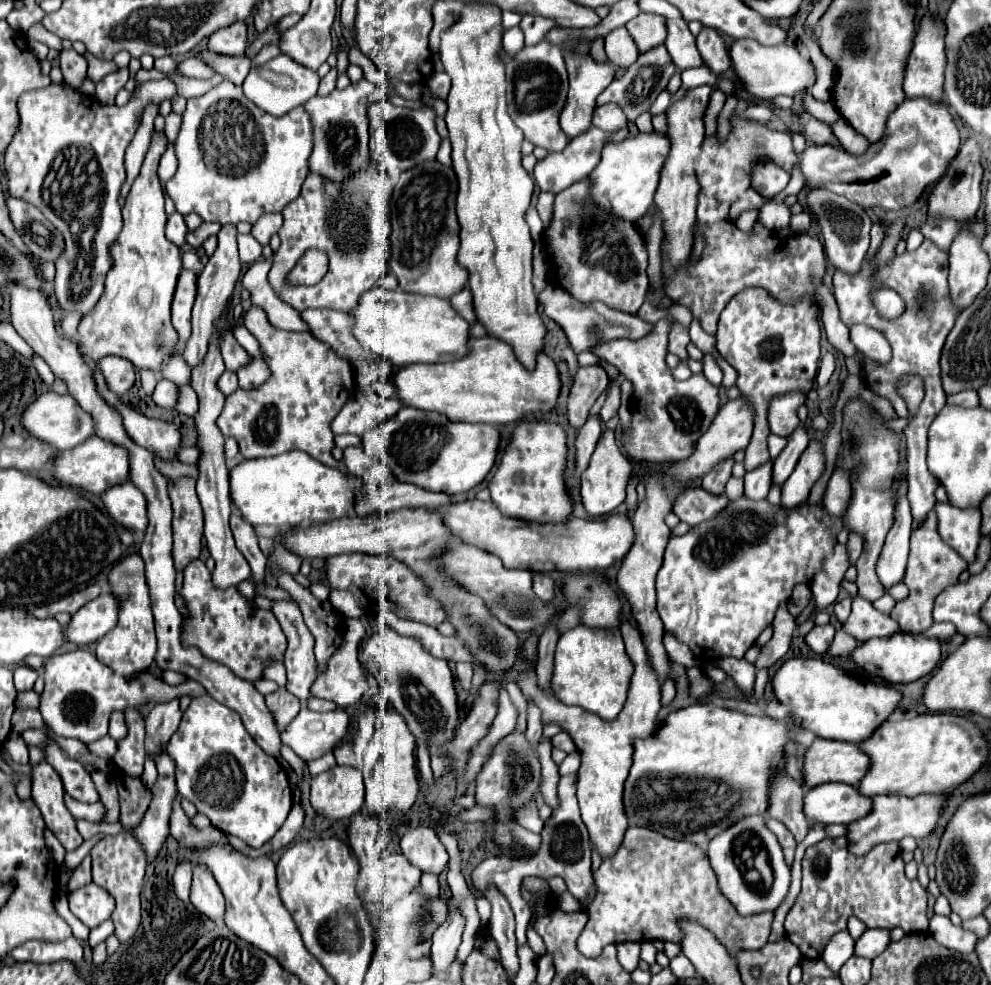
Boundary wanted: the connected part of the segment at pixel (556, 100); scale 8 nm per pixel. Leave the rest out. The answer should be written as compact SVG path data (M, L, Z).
M550 42L524 46L520 52L514 54L514 58L510 58L510 62L506 62L506 82L508 114L512 122L524 132L524 138L534 146L546 148L548 152L562 152L570 142L568 134L564 134L558 124L568 92L568 76L564 68L562 48Z

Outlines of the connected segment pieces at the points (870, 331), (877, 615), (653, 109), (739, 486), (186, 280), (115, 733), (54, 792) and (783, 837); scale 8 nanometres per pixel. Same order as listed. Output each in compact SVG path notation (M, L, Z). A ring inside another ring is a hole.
M858 324L850 328L850 340L856 346L858 352L864 354L864 358L868 358L870 362L874 362L876 366L884 366L890 362L890 344L888 340L874 328Z
M856 596L852 602L852 614L844 624L844 630L858 638L858 642L866 642L874 636L892 636L898 632L898 624L890 614L878 612L868 600Z
M664 90L658 98L656 98L656 102L650 106L650 114L652 116L658 116L658 114L662 114L662 112L666 112L668 110L668 106L670 106L670 94Z
M732 476L732 478L726 482L726 490L724 490L724 494L732 500L732 498L738 498L742 492L744 492L744 480Z
M182 270L178 276L174 300L172 300L172 326L180 336L180 346L190 338L190 318L196 300L196 274L192 270Z
M112 712L112 716L110 716L110 726L108 726L108 734L110 734L114 740L124 738L124 734L126 734L126 722L124 722L122 712Z
M42 758L38 764L32 764L32 800L38 804L46 826L56 834L66 850L74 850L82 844L76 822L64 806L62 778L46 762L46 758Z
M768 818L766 826L776 834L778 842L780 842L780 846L782 846L782 850L784 850L784 858L786 858L786 862L792 864L792 860L794 860L794 850L796 850L796 840L794 840L792 832L790 832L784 824L780 824L780 822L772 820L772 818Z

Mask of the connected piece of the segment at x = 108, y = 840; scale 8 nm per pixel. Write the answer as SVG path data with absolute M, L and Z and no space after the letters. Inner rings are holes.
M118 834L118 836L106 836L102 842L98 842L92 850L92 878L98 886L106 888L116 898L116 910L112 914L114 922L114 936L124 944L128 938L132 938L140 926L140 890L142 890L142 878L144 878L144 852L140 850L140 844L130 834Z

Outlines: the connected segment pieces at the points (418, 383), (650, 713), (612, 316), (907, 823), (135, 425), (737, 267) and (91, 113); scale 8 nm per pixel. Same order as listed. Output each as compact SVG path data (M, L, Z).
M484 336L480 340L468 342L468 354L460 360L446 364L408 364L394 374L394 398L402 406L412 406L418 410L438 412L448 416L452 422L486 422L486 424L512 424L522 420L526 414L552 410L560 392L560 378L554 362L542 352L538 356L538 364L532 372L528 372L514 356L512 348L492 336Z
M621 616L622 638L626 644L626 654L630 656L634 664L634 674L630 678L630 690L628 700L622 708L622 712L614 720L598 718L598 714L592 714L590 710L584 710L580 706L564 706L556 696L542 690L536 680L534 668L518 672L516 684L520 686L526 700L534 702L542 712L542 724L558 724L576 744L578 752L582 754L582 766L578 770L578 802L580 802L580 814L582 822L588 828L590 844L598 850L602 860L610 858L622 844L622 838L628 830L628 820L622 806L622 790L624 780L628 776L628 770L632 766L632 742L634 738L648 738L656 728L656 714L660 710L660 678L654 670L648 650L644 646L644 640L630 622Z
M552 284L546 286L538 298L544 304L544 314L562 326L562 330L566 332L570 346L576 354L580 354L584 350L592 350L600 342L610 342L610 340L618 340L618 338L640 340L642 336L646 336L652 330L652 324L644 322L638 316L612 310L612 308L604 306L602 302L590 302L590 304L576 302L576 298L572 298L566 290L560 290L558 286L552 286Z
M920 794L916 798L906 798L906 796L874 796L872 798L872 810L848 824L848 850L854 856L864 856L868 854L876 844L880 842L890 842L890 840L902 840L904 836L912 838L924 838L928 836L938 822L940 808L946 800L946 794Z
M92 364L96 366L96 384L100 388L100 394L104 394L104 398L120 410L122 418L124 418L124 428L128 432L128 436L148 448L150 452L154 452L156 456L162 456L162 458L174 458L176 456L176 450L180 446L180 432L174 424L168 424L168 422L162 422L162 420L152 420L152 418L146 418L134 410L130 410L128 406L124 406L120 402L118 396L114 396L106 384L104 384L104 378L100 376L100 370L98 370L98 364Z
M720 220L704 228L704 238L706 248L700 262L696 262L696 266L690 266L688 262L680 266L678 274L666 284L666 294L674 302L690 308L702 330L712 336L716 334L716 322L724 304L728 304L728 300L740 290L758 286L768 290L774 298L792 302L796 294L812 294L814 286L822 282L826 270L824 246L818 238L808 234L780 238L760 224L754 224L754 232L746 234L732 222Z
M170 78L144 82L134 90L132 102L126 106L106 106L100 104L94 96L86 96L76 92L66 84L50 84L44 90L32 90L20 96L18 114L20 124L12 142L4 152L4 167L8 178L8 189L14 198L32 202L36 208L44 212L44 216L62 232L66 248L56 260L56 300L58 308L64 312L80 312L82 316L90 314L98 300L104 294L104 280L108 270L114 266L110 246L118 238L122 230L120 216L120 190L126 182L126 166L124 166L124 150L130 144L138 124L138 116L142 114L148 102L160 104L166 98L176 94L176 84Z

